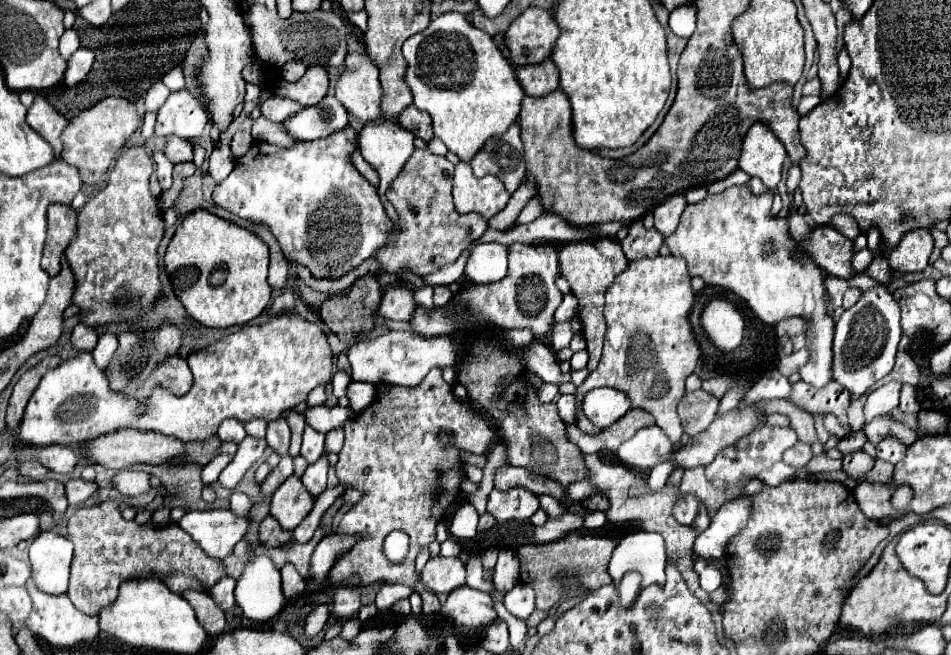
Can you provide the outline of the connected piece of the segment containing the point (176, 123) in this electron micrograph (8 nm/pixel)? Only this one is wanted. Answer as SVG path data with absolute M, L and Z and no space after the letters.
M174 92L158 110L154 136L176 134L180 138L198 138L210 122L208 114L188 92Z

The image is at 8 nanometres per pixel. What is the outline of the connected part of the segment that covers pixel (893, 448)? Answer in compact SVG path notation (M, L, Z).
M886 436L878 446L876 446L876 458L890 462L890 464L898 464L898 460L902 460L902 456L906 456L906 444L900 442L896 436Z

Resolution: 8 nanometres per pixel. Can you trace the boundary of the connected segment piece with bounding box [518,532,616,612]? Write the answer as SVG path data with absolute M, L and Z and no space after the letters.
M570 532L560 540L548 542L548 544L538 544L538 546L522 546L518 550L518 558L520 558L520 582L530 586L536 592L536 610L550 610L552 606L556 606L558 598L560 598L560 588L558 584L554 584L554 576L562 570L570 572L570 574L578 574L582 576L584 586L588 586L590 590L600 588L604 584L610 584L612 580L608 574L608 562L610 556L616 548L616 542L612 538L602 538L602 536L590 536L590 534L580 534L580 532Z

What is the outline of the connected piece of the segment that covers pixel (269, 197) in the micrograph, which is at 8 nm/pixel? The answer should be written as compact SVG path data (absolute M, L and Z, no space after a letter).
M348 124L342 132L334 132L330 138L296 142L288 148L254 142L244 156L236 158L236 166L230 176L216 184L212 198L216 206L226 208L240 218L266 224L278 240L286 260L302 262L316 278L338 278L372 258L374 252L386 244L386 236L392 232L392 220L386 216L378 190L352 164L354 146L348 138L356 136L358 134Z

